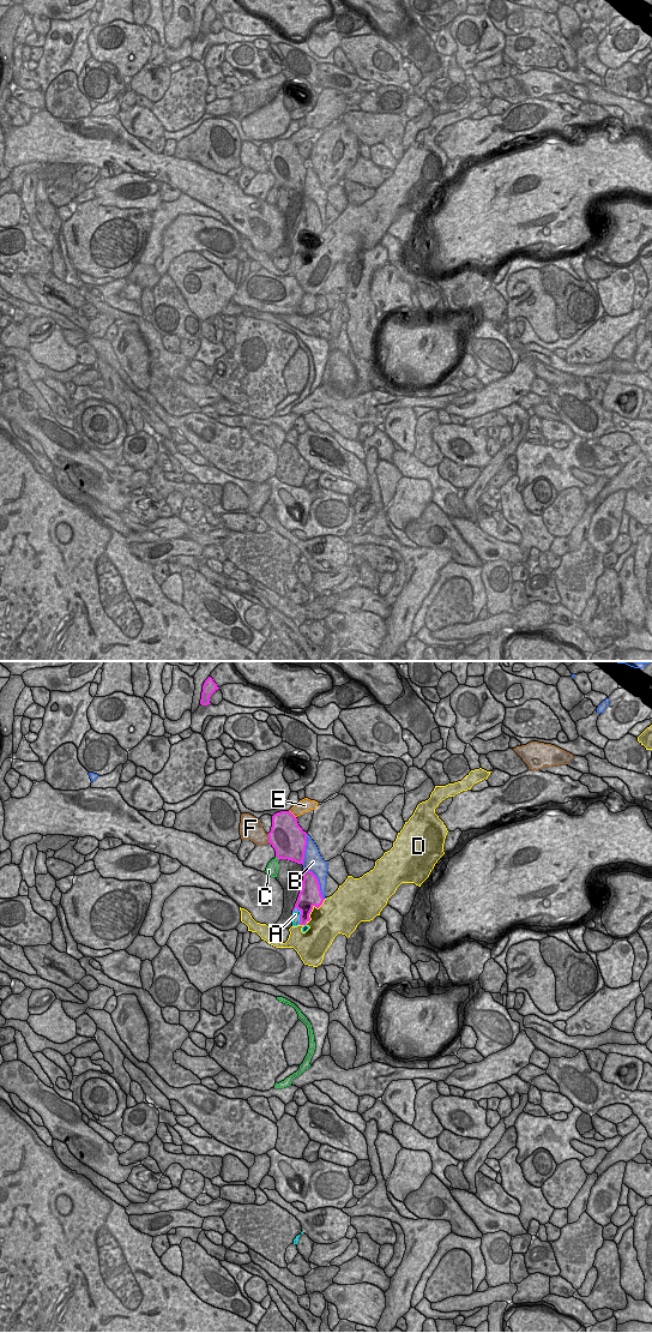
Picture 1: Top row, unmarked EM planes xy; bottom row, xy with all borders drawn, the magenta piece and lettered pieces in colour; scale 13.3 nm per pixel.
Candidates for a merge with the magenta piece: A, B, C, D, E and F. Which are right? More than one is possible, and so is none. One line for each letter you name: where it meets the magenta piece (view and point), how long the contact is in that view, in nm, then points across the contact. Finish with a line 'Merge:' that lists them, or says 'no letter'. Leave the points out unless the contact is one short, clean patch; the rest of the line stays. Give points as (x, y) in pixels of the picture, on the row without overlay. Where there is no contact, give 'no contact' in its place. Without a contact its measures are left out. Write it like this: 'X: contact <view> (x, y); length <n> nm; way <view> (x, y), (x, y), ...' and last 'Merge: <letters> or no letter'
A: contact xy (300, 244); length 240 nm; way xy (307, 227), (300, 244), (295, 242)
Merge: A

